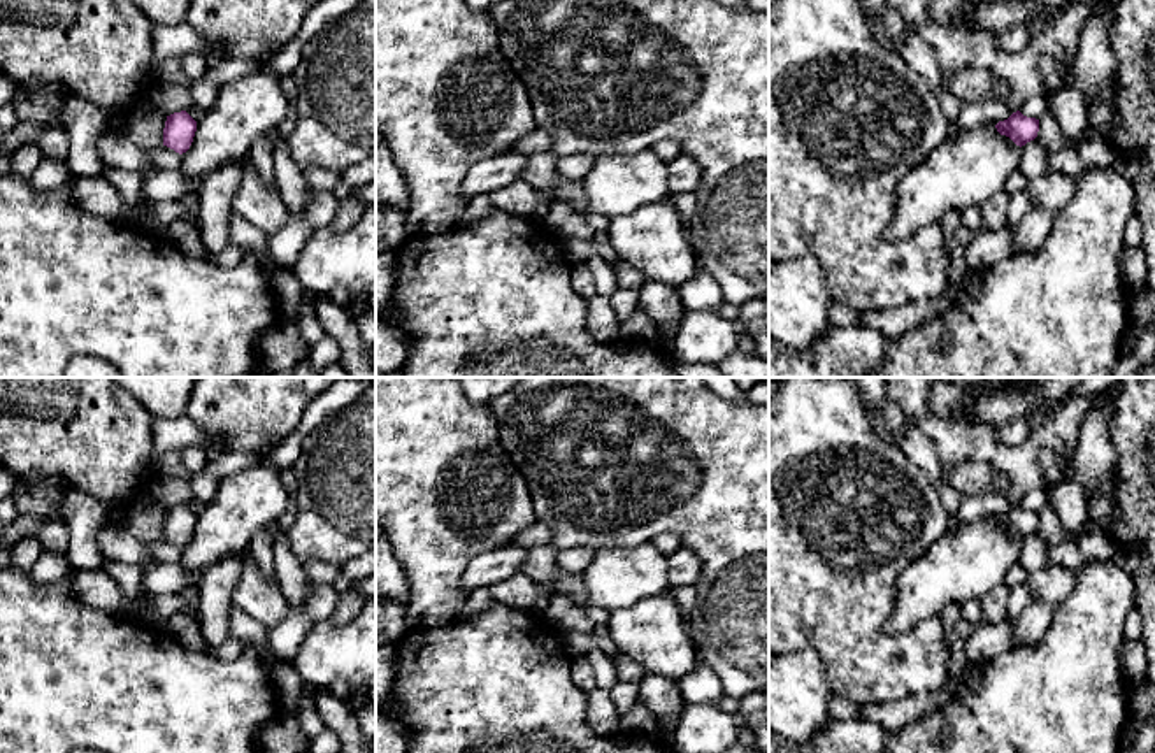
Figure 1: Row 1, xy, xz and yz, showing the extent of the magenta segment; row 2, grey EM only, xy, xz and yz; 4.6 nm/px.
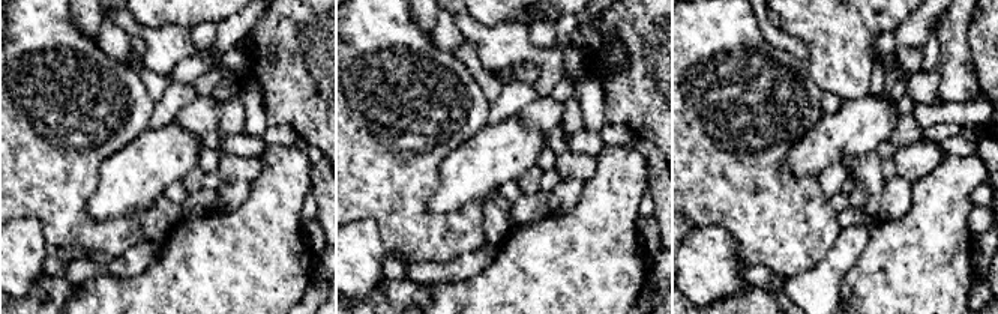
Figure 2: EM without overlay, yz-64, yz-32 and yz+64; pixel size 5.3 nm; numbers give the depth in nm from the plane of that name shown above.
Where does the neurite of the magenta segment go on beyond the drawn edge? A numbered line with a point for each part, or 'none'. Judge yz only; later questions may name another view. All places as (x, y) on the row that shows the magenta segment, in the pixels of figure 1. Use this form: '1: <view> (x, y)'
none

